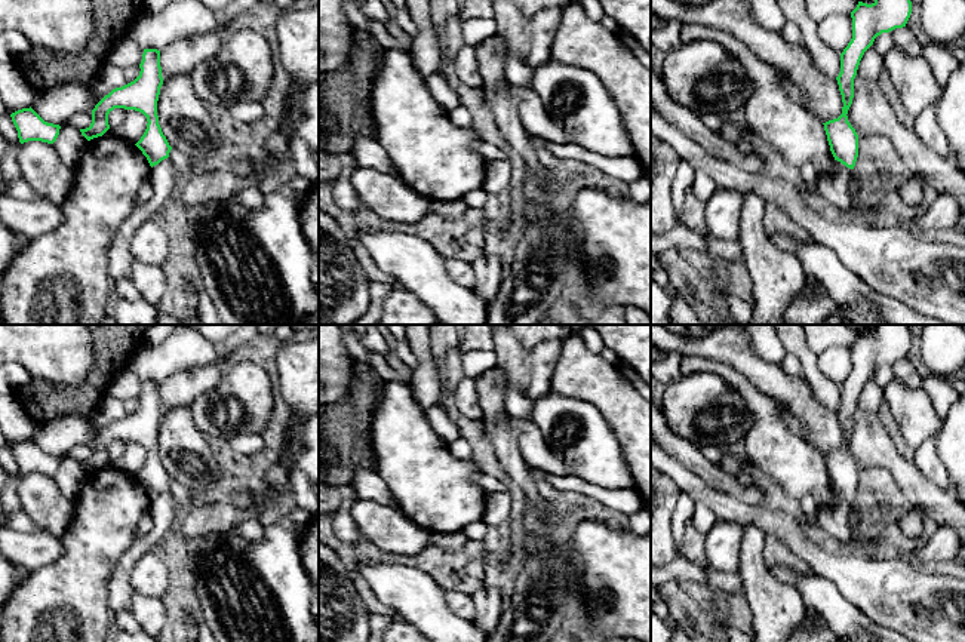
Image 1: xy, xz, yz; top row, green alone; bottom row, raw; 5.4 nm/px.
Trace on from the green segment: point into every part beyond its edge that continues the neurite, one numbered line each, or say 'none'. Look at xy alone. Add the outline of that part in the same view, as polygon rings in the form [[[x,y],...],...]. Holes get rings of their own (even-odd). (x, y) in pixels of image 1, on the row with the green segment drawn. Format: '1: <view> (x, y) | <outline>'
none

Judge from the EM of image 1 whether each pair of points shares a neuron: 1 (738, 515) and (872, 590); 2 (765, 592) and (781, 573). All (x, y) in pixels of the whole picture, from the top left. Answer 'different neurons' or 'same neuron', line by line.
1: same neuron
2: different neurons

